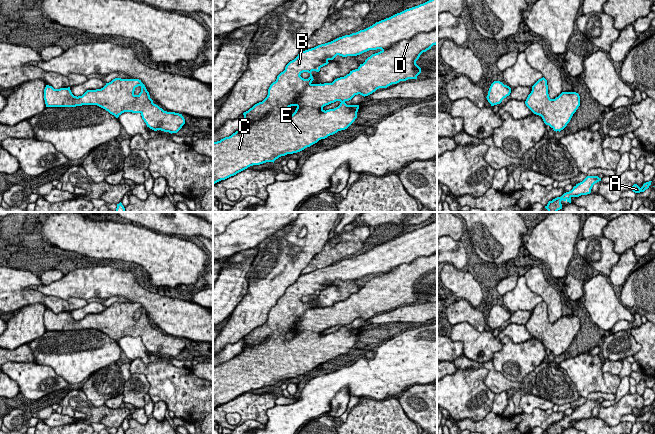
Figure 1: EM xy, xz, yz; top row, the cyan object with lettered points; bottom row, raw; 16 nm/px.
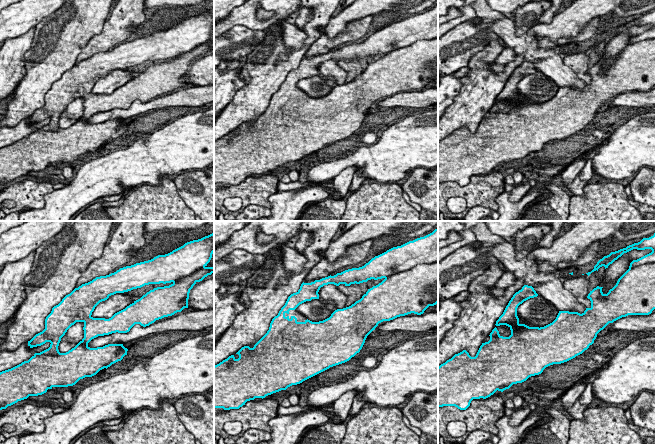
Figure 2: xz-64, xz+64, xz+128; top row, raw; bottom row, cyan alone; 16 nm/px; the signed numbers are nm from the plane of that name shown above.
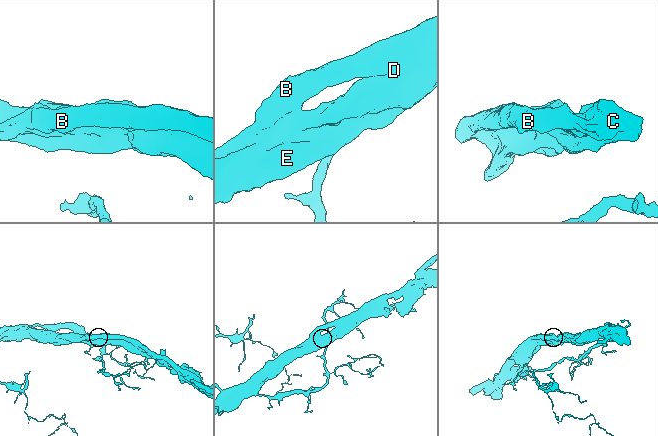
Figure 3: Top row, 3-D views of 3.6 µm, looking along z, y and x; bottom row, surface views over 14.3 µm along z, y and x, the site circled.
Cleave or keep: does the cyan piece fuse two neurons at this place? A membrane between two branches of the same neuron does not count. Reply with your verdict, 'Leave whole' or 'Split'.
Leave whole

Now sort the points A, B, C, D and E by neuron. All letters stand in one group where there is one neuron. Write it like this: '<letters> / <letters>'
A B C D E

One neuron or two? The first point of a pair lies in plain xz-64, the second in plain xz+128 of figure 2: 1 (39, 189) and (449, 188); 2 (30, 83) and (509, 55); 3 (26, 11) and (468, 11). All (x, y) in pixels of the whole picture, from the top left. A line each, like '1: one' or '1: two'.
1: one
2: two
3: one

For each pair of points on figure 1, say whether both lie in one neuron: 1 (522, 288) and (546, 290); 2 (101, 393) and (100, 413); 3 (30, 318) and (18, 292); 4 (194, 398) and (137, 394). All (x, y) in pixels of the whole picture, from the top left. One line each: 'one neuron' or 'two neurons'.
1: two neurons
2: two neurons
3: two neurons
4: two neurons

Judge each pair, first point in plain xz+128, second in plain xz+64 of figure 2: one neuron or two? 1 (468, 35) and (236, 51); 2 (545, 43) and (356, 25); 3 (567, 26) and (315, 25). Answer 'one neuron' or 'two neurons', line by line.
1: one neuron
2: one neuron
3: two neurons

